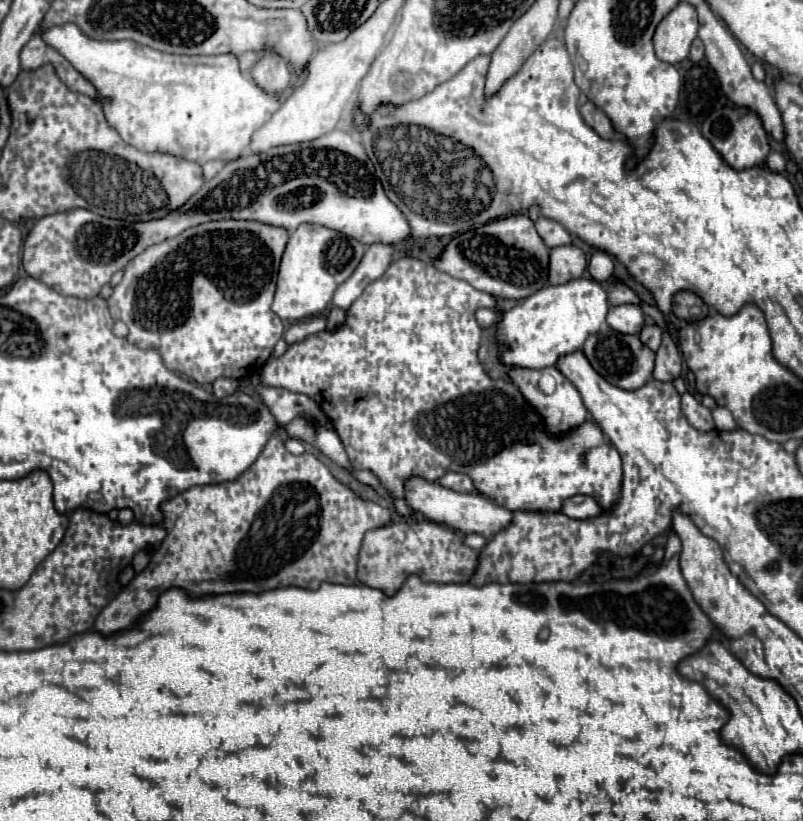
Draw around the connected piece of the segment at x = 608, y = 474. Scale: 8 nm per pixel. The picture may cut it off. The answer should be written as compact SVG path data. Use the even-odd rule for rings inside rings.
M402 256L398 260L394 260L390 264L390 268L386 270L386 274L378 280L374 280L372 284L366 286L366 290L362 292L362 296L348 308L346 312L346 322L336 328L336 330L322 330L318 334L310 334L306 336L302 342L290 344L288 350L280 356L280 358L270 358L262 370L264 376L264 384L266 386L282 386L290 392L300 392L310 396L326 414L326 418L332 420L334 430L338 432L338 422L340 422L340 440L350 456L350 462L356 470L372 470L380 482L388 488L390 496L394 498L402 498L404 496L404 480L410 476L422 476L426 480L438 480L442 478L446 472L462 472L468 474L474 480L474 486L480 494L484 494L486 498L494 500L498 506L504 506L512 512L516 510L530 510L530 512L558 512L562 506L562 500L576 496L576 494L588 494L594 496L602 508L614 508L618 496L620 496L620 482L622 482L622 462L620 462L620 454L616 452L616 448L612 448L606 440L602 430L592 424L592 422L584 422L582 426L566 432L564 436L550 436L544 428L542 418L534 412L534 408L522 398L520 390L508 382L508 380L492 380L484 368L478 362L478 348L480 348L480 340L482 340L482 330L474 318L474 312L478 308L492 308L496 306L498 298L472 288L470 284L466 284L464 280L452 278L440 270L436 270L432 264L426 264L414 256Z

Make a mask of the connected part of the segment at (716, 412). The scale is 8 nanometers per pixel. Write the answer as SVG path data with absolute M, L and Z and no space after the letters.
M722 406L714 408L712 416L714 416L714 422L716 422L718 430L734 430L736 428L736 422L734 422L732 414L726 408L722 408Z

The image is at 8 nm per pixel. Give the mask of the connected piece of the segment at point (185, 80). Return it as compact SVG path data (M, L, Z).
M76 24L54 26L42 34L44 42L56 48L80 74L84 74L108 100L102 100L102 110L112 128L118 130L124 142L142 152L164 152L172 156L190 156L190 162L204 164L208 160L236 160L248 148L252 132L280 108L280 100L262 92L250 76L242 74L234 54L220 56L178 56L166 54L134 40L106 42L92 40Z

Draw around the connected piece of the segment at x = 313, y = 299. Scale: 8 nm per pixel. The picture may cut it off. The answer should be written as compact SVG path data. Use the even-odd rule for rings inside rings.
M300 224L290 234L290 240L282 256L272 310L282 320L290 322L298 322L324 312L336 288L356 270L362 256L364 256L364 246L358 240L342 232L330 230L326 226Z

